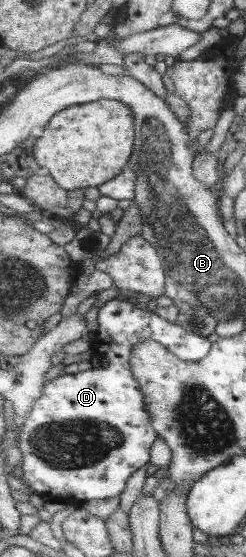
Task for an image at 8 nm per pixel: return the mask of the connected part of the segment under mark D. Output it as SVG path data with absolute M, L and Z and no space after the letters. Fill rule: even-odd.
M113 298L101 309L99 339L96 354L108 359L105 368L91 368L75 374L63 374L46 383L43 396L35 402L33 411L21 427L18 447L24 453L21 463L24 481L46 502L92 502L119 497L131 475L150 463L153 444L160 438L145 405L145 393L135 377L132 364L134 345L152 339L161 342L179 359L199 361L211 350L207 337L187 331L182 325L163 319L156 311L139 309L135 304Z

